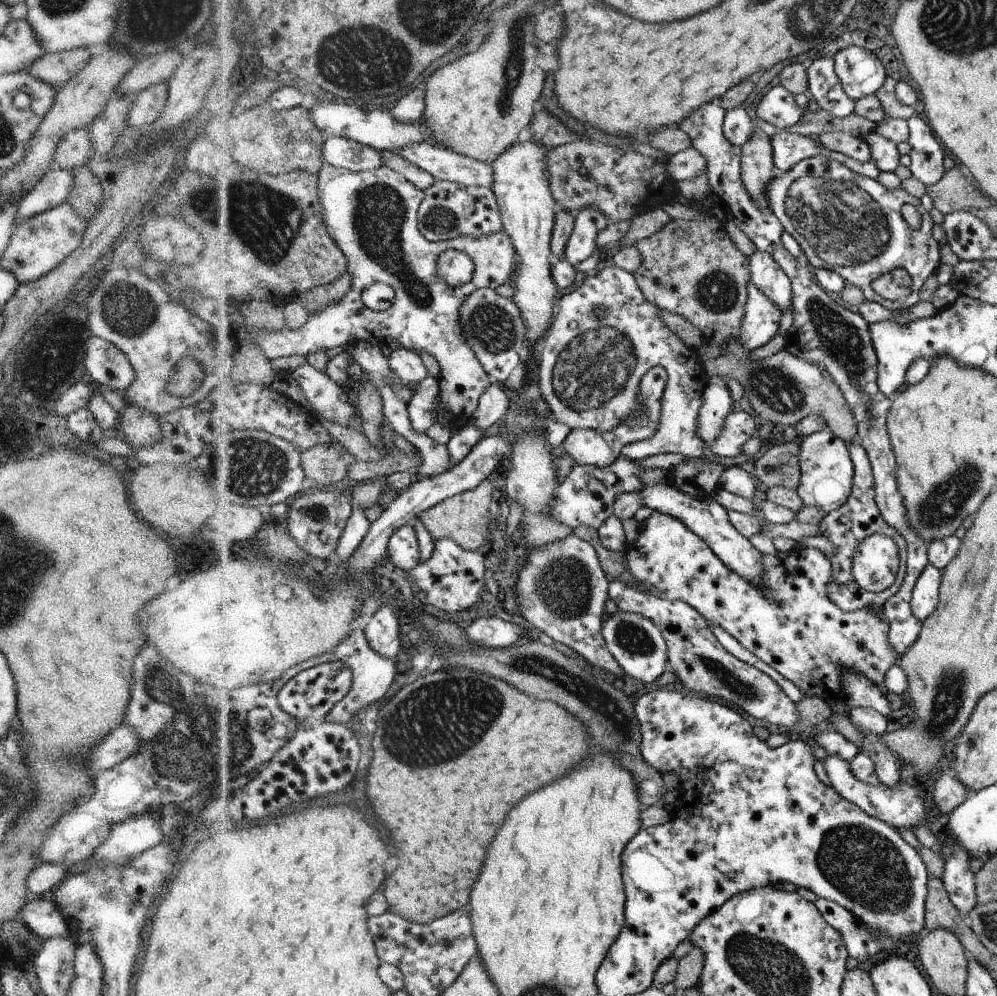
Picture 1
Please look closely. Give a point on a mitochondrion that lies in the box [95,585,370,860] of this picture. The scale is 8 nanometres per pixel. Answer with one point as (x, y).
(190, 740)

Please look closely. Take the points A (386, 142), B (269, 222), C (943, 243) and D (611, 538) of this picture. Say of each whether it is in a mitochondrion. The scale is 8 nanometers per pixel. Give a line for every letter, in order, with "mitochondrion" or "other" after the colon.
A: other
B: mitochondrion
C: other
D: other

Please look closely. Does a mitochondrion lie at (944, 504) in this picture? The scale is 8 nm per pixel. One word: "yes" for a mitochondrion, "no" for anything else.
yes

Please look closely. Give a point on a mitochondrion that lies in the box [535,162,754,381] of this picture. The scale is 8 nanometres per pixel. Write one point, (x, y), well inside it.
(715, 291)

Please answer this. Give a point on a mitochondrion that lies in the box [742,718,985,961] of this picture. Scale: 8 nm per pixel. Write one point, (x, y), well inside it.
(866, 867)

